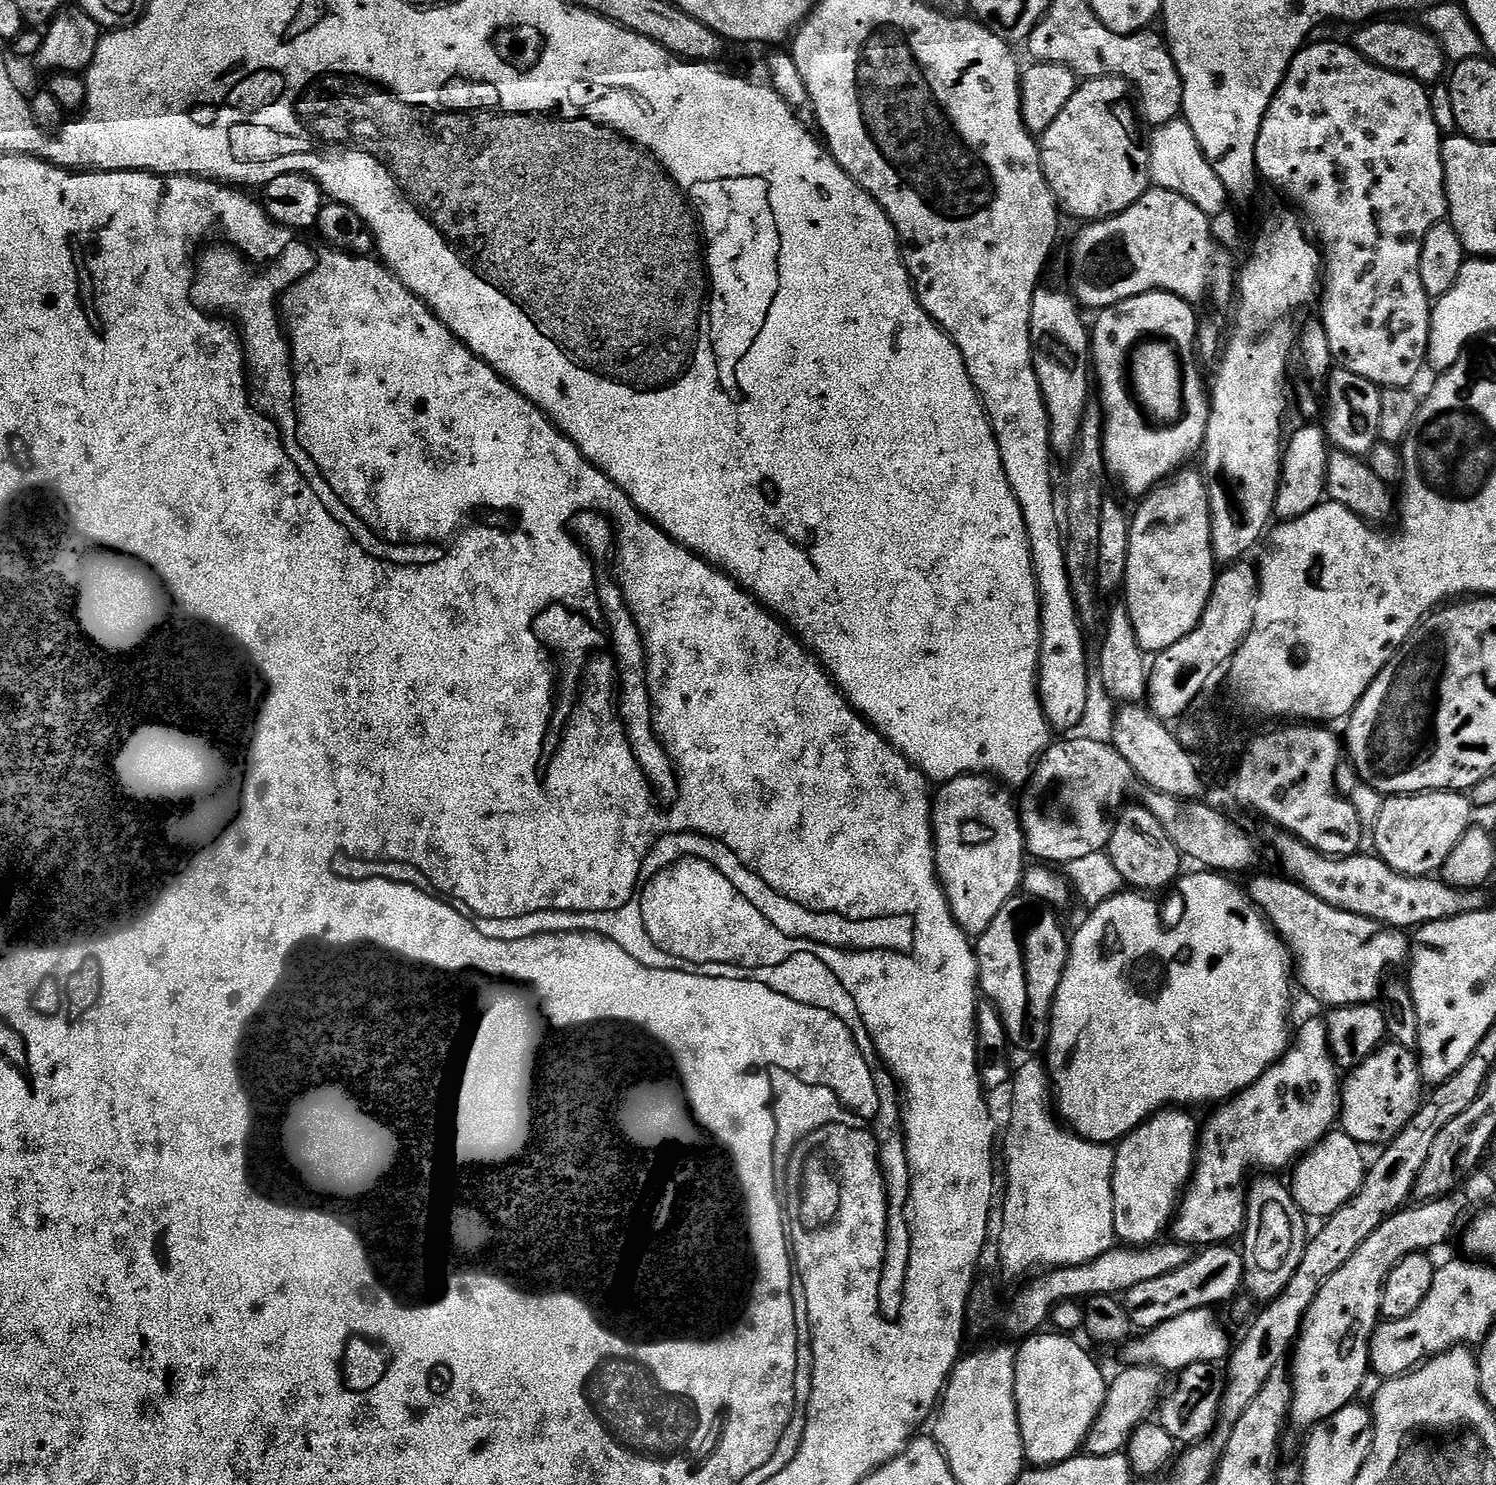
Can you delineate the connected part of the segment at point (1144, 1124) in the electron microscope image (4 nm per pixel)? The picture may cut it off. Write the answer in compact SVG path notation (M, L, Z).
M1169 1106L1161 1111L1155 1112L1149 1120L1143 1120L1130 1135L1125 1136L1123 1140L1115 1145L1114 1151L1114 1170L1112 1171L1112 1197L1114 1198L1114 1230L1115 1239L1128 1246L1147 1246L1155 1244L1161 1239L1163 1232L1169 1231L1170 1225L1176 1215L1176 1209L1179 1208L1181 1199L1192 1179L1192 1171L1196 1168L1196 1157L1198 1155L1198 1145L1200 1142L1201 1125L1196 1124L1196 1120L1191 1116L1191 1111L1185 1110L1180 1106Z

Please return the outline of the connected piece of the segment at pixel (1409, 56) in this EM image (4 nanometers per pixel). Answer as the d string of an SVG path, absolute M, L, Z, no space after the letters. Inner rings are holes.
M1376 18L1364 22L1350 39L1351 47L1355 48L1365 60L1376 64L1382 70L1390 70L1394 74L1408 76L1425 86L1435 86L1445 79L1446 69L1450 61L1445 56L1438 38L1430 34L1428 29L1416 24L1403 24L1400 18Z

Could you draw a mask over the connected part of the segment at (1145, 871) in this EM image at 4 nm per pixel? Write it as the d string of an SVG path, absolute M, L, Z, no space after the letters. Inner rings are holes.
M1139 802L1132 803L1120 809L1120 814L1117 816L1116 825L1114 826L1114 834L1110 838L1106 853L1113 860L1115 869L1122 874L1125 885L1136 890L1168 888L1171 884L1173 887L1182 875L1182 869L1180 869L1182 857L1178 846L1174 846L1174 842L1170 842L1170 834L1166 834L1162 822L1158 822L1158 818L1154 818L1154 814L1150 814L1150 810L1146 810L1143 804Z

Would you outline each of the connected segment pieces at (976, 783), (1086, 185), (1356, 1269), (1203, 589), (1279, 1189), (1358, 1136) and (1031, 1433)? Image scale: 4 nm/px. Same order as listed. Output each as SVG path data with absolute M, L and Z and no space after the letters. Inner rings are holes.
M959 776L953 780L943 781L939 785L940 793L935 793L932 801L932 840L936 844L936 873L940 876L940 884L944 887L944 892L948 895L948 904L952 908L952 917L960 923L961 928L968 933L969 937L978 938L998 918L998 910L1006 906L1006 902L1021 891L1024 882L1026 863L1026 845L1024 842L1024 824L1020 820L1020 808L1012 805L1013 793L1005 785L995 781L990 776Z
M1103 76L1097 80L1085 79L1083 83L1077 87L1075 94L1070 98L1070 102L1066 102L1066 106L1062 106L1062 114L1058 114L1058 118L1054 118L1054 122L1050 122L1050 126L1039 137L1040 161L1042 162L1042 170L1046 182L1052 191L1052 197L1056 199L1059 211L1072 216L1077 216L1080 222L1095 222L1097 220L1105 220L1107 216L1116 216L1122 210L1129 208L1134 202L1138 202L1138 198L1142 198L1142 194L1147 192L1150 187L1150 177L1148 174L1148 145L1145 137L1140 137L1141 117L1138 115L1137 105L1134 103L1134 89L1132 85L1127 84L1122 78L1117 76Z
M1445 1198L1433 1200L1431 1202L1420 1202L1413 1206L1405 1207L1388 1217L1350 1254L1346 1266L1338 1270L1335 1274L1330 1274L1318 1290L1310 1310L1304 1316L1304 1324L1300 1328L1299 1337L1294 1345L1294 1355L1290 1360L1290 1375L1292 1378L1292 1410L1290 1413L1291 1427L1311 1430L1322 1421L1337 1414L1344 1407L1353 1403L1357 1399L1360 1387L1364 1384L1364 1379L1370 1376L1370 1346L1372 1345L1372 1335L1376 1333L1376 1325L1381 1323L1380 1303L1384 1293L1384 1283L1390 1274L1390 1270L1396 1268L1396 1264L1402 1259L1415 1252L1427 1253L1428 1248L1436 1248L1439 1244L1444 1244L1452 1236L1452 1231L1456 1228L1456 1215L1460 1208L1455 1204L1455 1199Z
M1185 466L1179 472L1172 473L1163 484L1152 489L1147 496L1139 501L1140 504L1131 513L1132 529L1130 530L1130 538L1132 539L1132 557L1126 562L1126 578L1122 589L1123 603L1128 606L1130 614L1130 622L1134 622L1134 634L1138 634L1138 642L1144 647L1145 653L1155 654L1166 650L1170 646L1174 646L1174 642L1182 642L1182 638L1186 638L1186 634L1190 634L1190 630L1194 630L1194 626L1198 626L1198 622L1202 618L1202 614L1208 605L1208 599L1212 593L1212 587L1216 584L1218 575L1218 561L1212 552L1212 523L1210 522L1210 506L1208 505L1208 489L1206 480L1199 471L1196 472Z
M1260 1174L1248 1185L1248 1209L1244 1219L1242 1255L1244 1257L1243 1287L1259 1302L1278 1298L1286 1290L1294 1270L1302 1262L1310 1239L1309 1221L1292 1197L1291 1187L1272 1174Z
M1385 1042L1366 1062L1343 1077L1339 1127L1361 1146L1387 1146L1402 1134L1414 1114L1418 1114L1425 1092L1426 1081L1420 1074L1417 1053L1406 1050L1401 1044Z
M1044 1330L1033 1334L1019 1345L1016 1354L1016 1413L1020 1437L1024 1443L1024 1458L1037 1468L1051 1468L1072 1459L1085 1447L1098 1414L1108 1397L1109 1381L1096 1365L1096 1360L1071 1335Z

